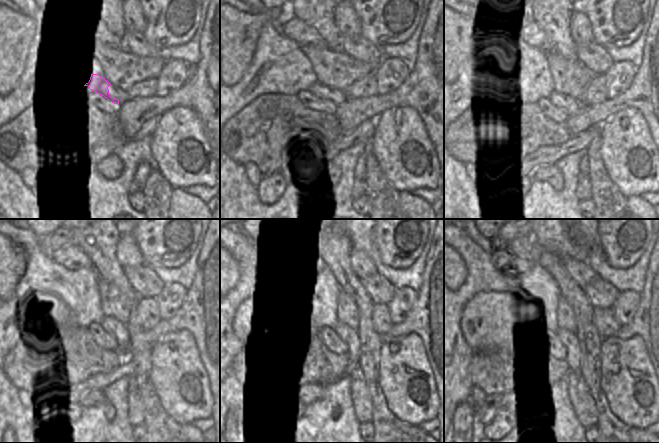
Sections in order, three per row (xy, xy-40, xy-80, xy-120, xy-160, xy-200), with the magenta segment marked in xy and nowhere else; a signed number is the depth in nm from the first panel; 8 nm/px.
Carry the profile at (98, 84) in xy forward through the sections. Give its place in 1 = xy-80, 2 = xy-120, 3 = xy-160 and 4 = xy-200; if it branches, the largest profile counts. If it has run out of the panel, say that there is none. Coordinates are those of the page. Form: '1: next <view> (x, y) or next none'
1: next xy-80 (570, 106)
2: next xy-120 (120, 331)
3: next xy-160 (348, 335)
4: next xy-200 (569, 339)

